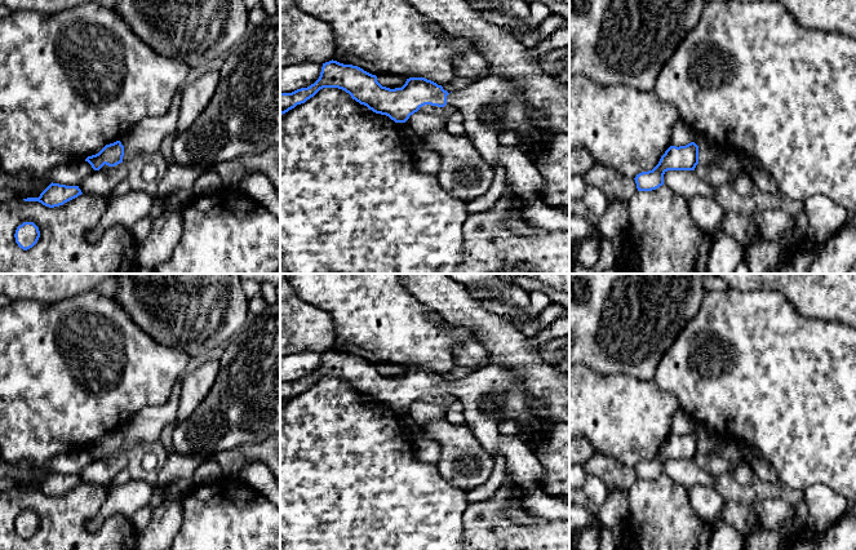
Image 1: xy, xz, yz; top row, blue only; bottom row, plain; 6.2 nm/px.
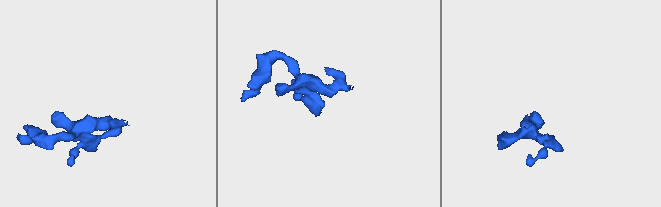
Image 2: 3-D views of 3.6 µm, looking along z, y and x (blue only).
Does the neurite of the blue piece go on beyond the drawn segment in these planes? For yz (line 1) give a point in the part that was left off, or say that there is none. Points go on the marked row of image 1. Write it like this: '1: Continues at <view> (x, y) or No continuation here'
1: No continuation here

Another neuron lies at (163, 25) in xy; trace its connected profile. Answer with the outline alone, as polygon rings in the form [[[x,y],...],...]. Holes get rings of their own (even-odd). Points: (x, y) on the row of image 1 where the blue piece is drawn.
[[[117,0],[112,8],[146,45],[159,54],[187,63],[190,67],[205,67],[217,57],[226,56],[243,40],[249,26],[248,9],[243,0]]]

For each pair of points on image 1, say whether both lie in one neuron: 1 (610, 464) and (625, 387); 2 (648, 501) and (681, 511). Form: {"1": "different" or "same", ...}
{"1": "different", "2": "same"}

